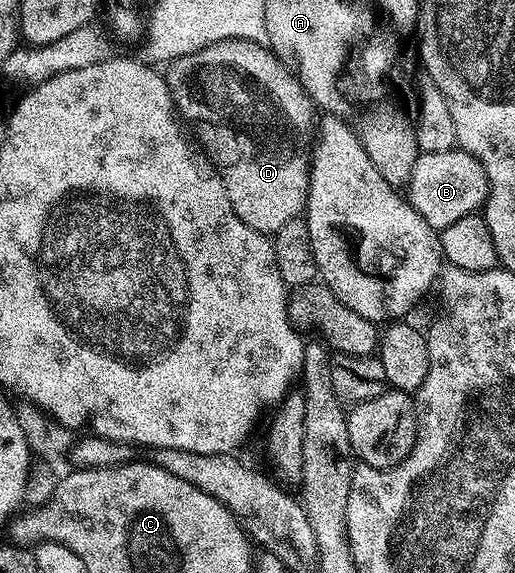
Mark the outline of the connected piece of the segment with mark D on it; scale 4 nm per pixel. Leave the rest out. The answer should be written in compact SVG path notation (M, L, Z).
M235 37L231 41L212 43L192 55L178 57L175 61L169 62L167 69L170 70L165 70L164 73L166 86L170 91L170 98L176 106L177 112L182 117L187 115L187 113L236 113L238 116L238 129L242 129L242 133L238 133L238 137L242 137L242 145L246 145L246 149L250 149L250 153L254 153L254 157L250 157L250 161L242 161L242 165L238 165L238 173L234 173L234 177L230 177L230 192L227 195L236 211L236 215L240 219L244 219L244 223L248 223L248 227L252 227L252 231L260 231L267 235L273 235L283 229L284 223L288 223L292 218L302 217L306 208L306 196L310 190L312 150L316 145L316 117L314 121L316 106L311 101L310 96L306 94L304 87L298 82L298 78L292 70L266 45L261 45L255 41L236 39Z

